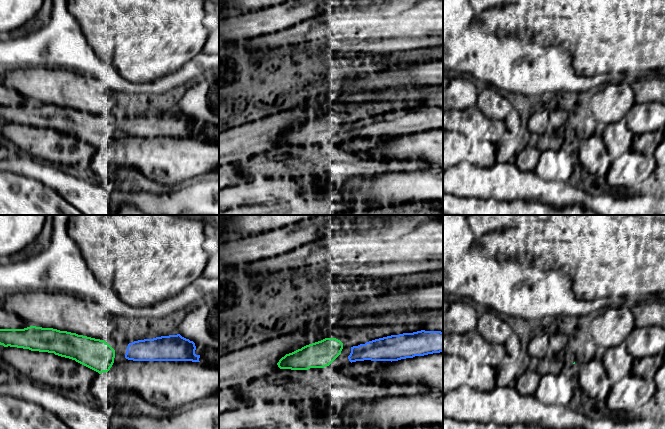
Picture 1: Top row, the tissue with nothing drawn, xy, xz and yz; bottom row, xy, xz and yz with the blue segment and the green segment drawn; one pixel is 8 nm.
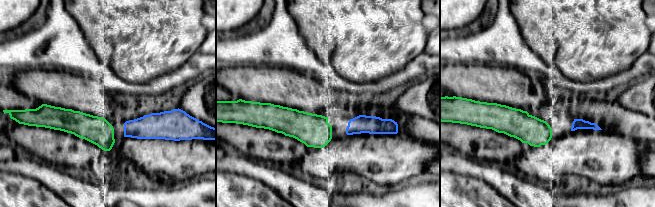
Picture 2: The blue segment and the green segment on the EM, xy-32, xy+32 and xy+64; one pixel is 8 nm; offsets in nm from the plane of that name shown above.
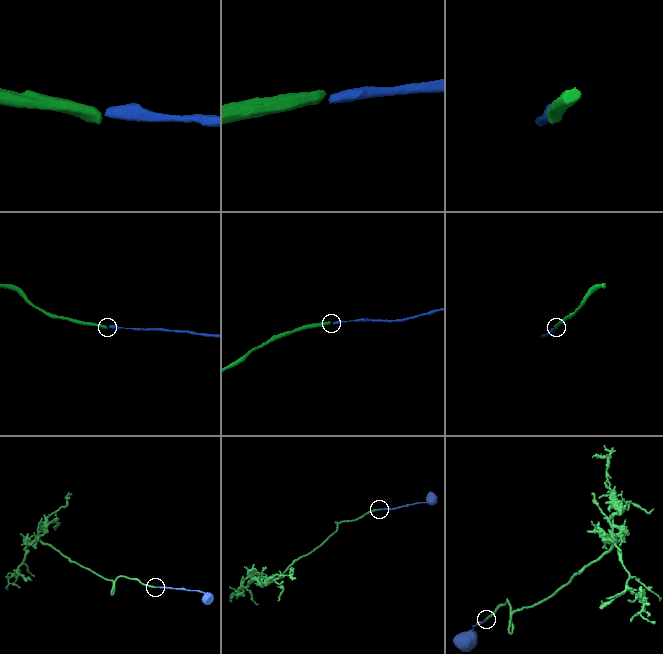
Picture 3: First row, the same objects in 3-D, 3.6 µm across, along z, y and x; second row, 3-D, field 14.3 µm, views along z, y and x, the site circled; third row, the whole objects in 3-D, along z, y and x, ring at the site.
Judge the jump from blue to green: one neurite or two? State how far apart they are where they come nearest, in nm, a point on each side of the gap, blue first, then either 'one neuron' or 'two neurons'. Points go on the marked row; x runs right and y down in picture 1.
gap 70 nm; span xz (348, 356), (340, 353); two neurons

